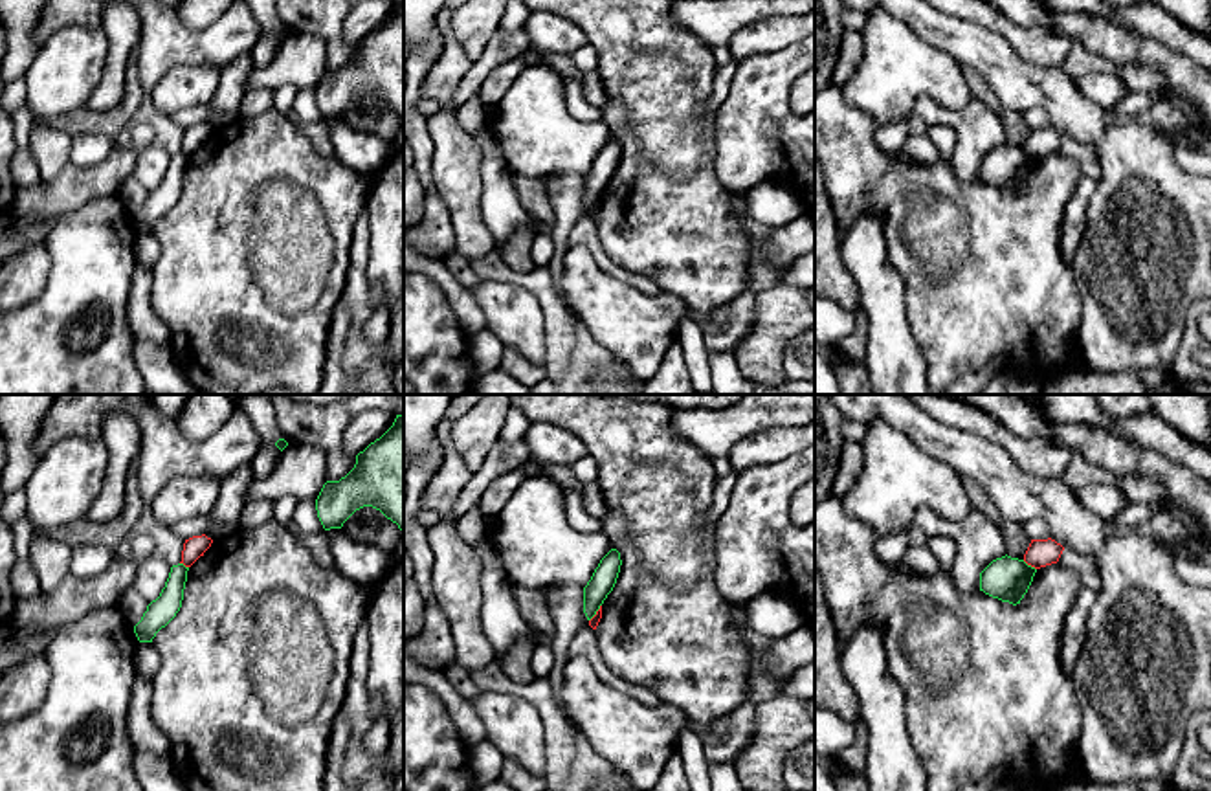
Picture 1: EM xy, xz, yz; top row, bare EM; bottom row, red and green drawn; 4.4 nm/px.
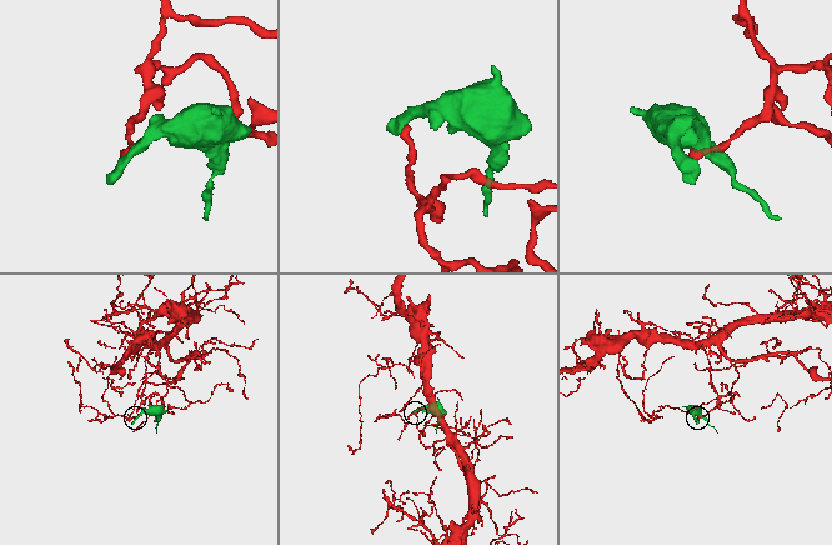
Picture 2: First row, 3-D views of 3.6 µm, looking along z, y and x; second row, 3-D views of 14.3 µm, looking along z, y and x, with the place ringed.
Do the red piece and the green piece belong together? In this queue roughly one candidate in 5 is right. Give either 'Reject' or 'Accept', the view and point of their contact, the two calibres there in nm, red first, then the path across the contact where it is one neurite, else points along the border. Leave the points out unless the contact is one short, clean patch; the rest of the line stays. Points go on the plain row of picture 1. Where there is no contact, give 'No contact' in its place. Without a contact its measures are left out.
Reject. Touches red at yz (1030, 153). Thickness 120 nm (red) against 190 nm. Boundary: yz (1022, 149), (1035, 158)

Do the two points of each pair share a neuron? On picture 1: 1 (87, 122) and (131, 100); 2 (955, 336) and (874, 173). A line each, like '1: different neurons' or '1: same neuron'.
1: same neuron
2: same neuron

